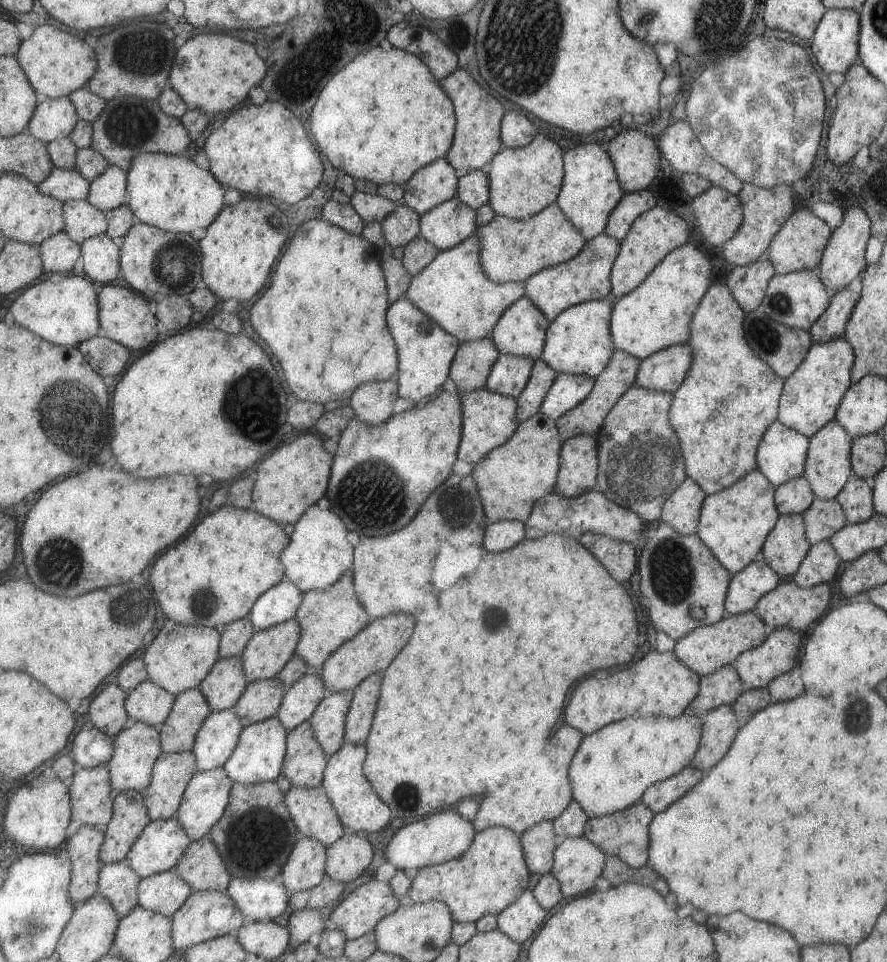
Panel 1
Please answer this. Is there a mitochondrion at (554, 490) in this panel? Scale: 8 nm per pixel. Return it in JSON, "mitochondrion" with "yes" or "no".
{"mitochondrion":"no"}

